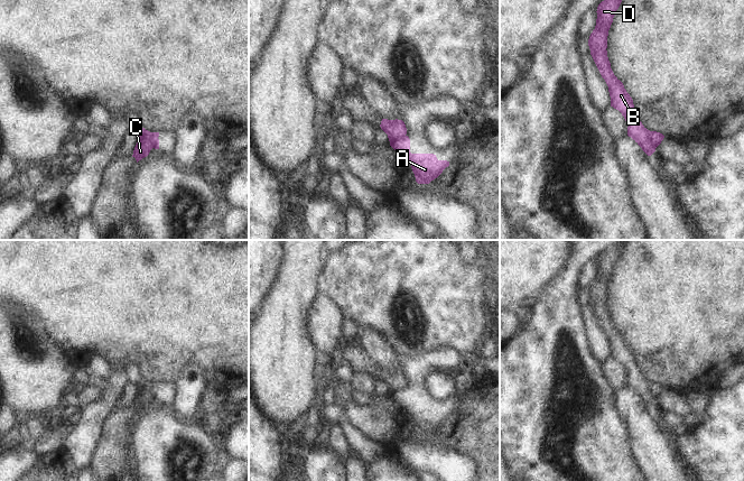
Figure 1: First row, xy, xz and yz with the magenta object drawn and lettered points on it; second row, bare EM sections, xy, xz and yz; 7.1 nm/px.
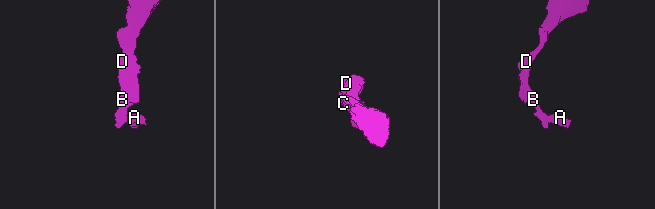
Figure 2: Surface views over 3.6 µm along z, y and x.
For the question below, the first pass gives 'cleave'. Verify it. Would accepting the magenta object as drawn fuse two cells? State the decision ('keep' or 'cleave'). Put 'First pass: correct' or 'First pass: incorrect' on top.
First pass: correct
cleave

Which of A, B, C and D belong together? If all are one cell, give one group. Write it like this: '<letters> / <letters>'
A / B C D

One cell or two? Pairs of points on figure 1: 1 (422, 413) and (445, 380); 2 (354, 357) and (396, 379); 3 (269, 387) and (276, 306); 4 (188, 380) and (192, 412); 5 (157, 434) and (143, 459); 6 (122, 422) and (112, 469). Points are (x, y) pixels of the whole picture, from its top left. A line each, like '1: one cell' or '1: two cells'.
1: two cells
2: one cell
3: one cell
4: one cell
5: one cell
6: one cell

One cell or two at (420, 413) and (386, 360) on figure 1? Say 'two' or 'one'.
two

